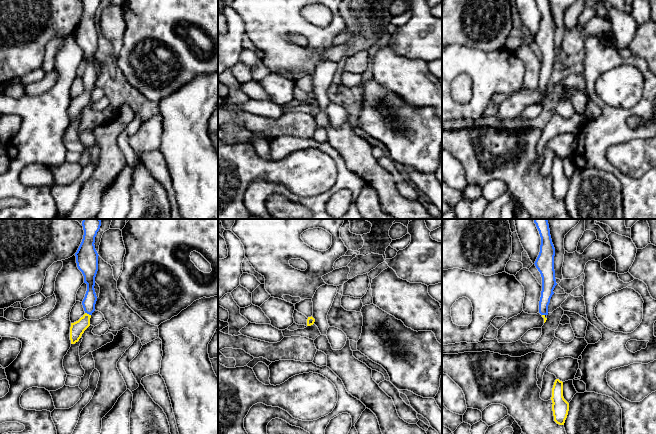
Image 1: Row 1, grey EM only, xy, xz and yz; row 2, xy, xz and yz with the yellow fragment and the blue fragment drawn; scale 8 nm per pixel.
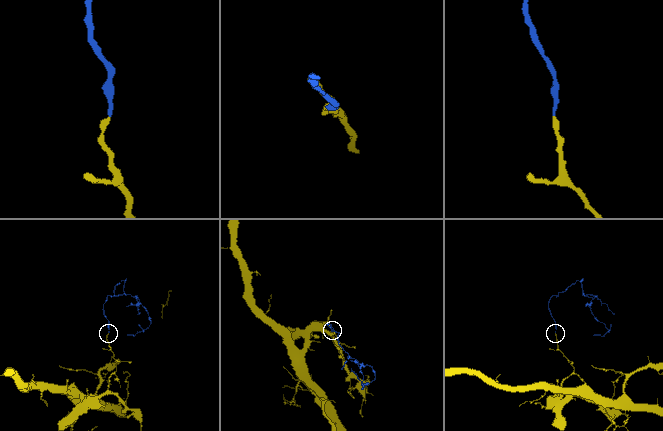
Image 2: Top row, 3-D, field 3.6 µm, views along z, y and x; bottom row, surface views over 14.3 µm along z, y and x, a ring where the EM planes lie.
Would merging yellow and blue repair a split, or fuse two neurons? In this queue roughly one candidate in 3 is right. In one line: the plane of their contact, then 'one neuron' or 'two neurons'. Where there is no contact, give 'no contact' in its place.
contact in xy; one neuron

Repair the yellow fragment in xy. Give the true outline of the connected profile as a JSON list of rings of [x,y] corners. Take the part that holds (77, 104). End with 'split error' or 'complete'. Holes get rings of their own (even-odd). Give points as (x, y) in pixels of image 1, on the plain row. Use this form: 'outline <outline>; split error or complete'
outline [[[82,0],[84,11],[82,18],[75,29],[78,45],[84,52],[87,67],[82,77],[85,90],[76,98],[71,99],[71,120],[79,117],[84,107],[90,102],[90,94],[95,87],[97,72],[95,69],[95,53],[98,47],[98,29],[95,25],[95,13],[101,0]]]; split error

